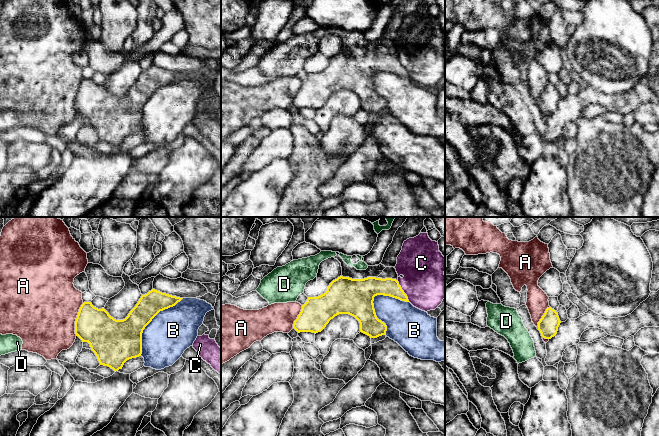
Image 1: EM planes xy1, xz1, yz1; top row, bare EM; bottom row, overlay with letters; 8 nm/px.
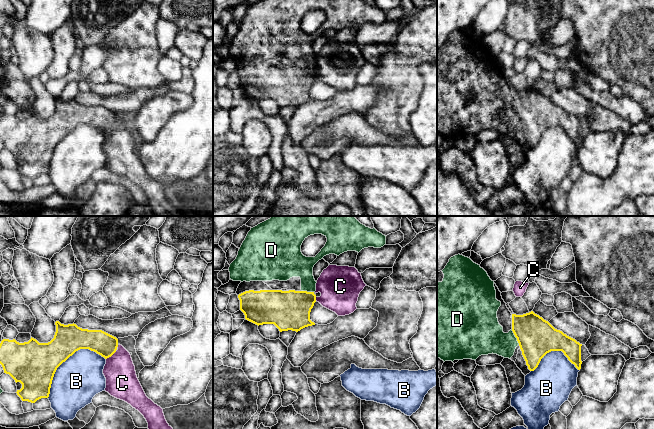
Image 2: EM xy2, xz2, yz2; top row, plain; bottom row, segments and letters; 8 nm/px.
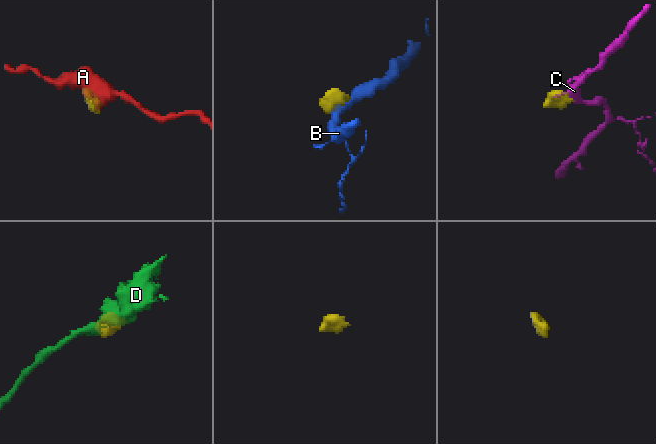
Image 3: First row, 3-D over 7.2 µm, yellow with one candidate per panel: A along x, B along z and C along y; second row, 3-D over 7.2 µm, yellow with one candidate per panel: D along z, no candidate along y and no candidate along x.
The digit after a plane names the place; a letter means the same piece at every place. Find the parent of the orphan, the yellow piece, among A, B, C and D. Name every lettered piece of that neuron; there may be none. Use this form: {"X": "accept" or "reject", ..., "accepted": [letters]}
{"A": "reject", "B": "reject", "C": "reject", "D": "accept", "accepted": ["D"]}

